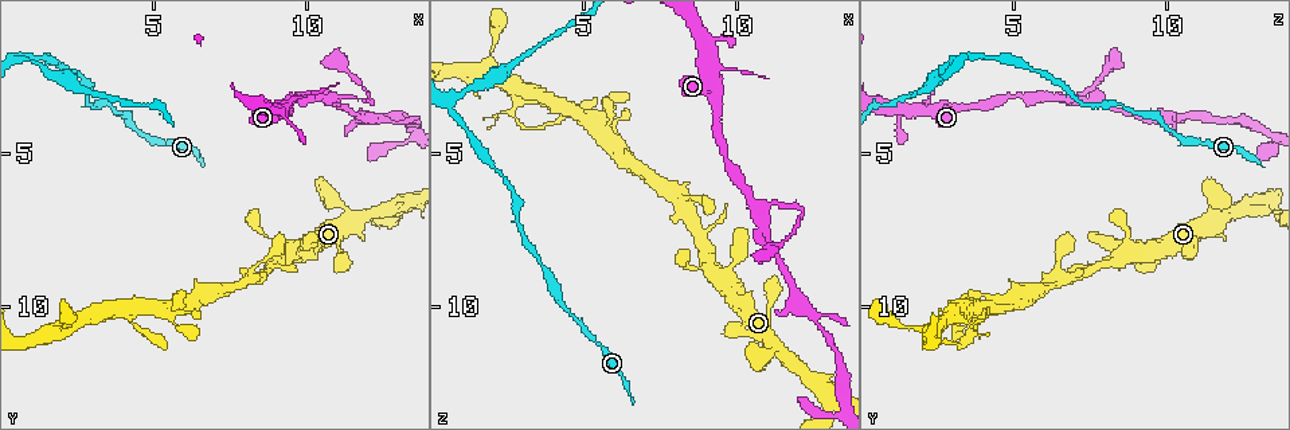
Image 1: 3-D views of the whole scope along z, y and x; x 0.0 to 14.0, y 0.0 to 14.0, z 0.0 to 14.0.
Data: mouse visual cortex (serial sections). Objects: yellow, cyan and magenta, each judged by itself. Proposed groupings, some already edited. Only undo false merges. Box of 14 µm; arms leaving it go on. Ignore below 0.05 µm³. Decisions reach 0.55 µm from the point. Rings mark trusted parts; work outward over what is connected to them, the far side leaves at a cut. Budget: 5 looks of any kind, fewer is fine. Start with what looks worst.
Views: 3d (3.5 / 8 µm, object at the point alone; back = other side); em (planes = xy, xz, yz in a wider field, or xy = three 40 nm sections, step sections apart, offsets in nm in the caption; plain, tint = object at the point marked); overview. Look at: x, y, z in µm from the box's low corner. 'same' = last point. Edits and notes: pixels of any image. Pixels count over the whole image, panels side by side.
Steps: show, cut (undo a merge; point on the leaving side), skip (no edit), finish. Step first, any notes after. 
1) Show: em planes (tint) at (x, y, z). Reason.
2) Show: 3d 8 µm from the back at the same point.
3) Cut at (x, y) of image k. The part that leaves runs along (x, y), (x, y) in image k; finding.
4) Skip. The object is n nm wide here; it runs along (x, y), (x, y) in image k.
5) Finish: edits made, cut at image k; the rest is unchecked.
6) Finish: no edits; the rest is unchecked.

Show: 3d 3.5 µm at (12.0, 3.3, 6.9). Sharp bend.

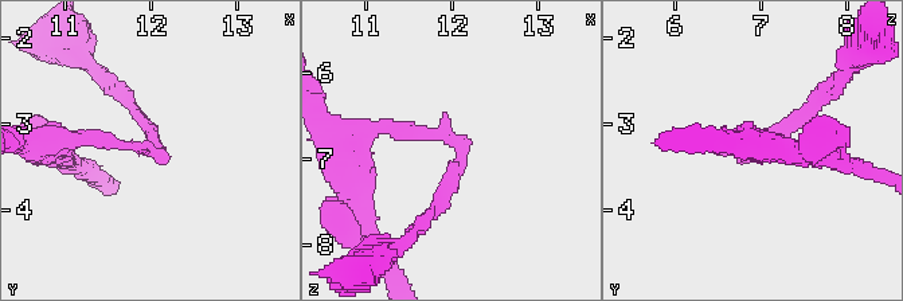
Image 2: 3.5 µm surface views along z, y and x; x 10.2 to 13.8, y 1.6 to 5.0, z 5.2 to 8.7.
Show: em xy step 1 (tint) at (12.15, 3.35, 6.85). Shape alone is not enough.

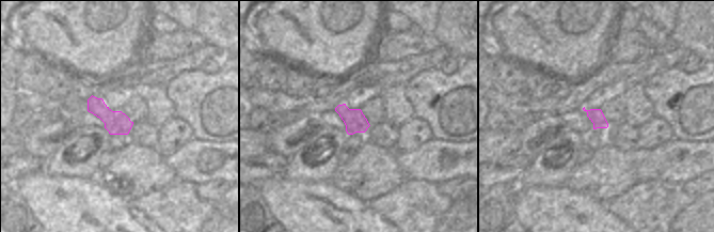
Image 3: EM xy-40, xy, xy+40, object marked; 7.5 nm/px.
Show: em planes (tint) at the same point.

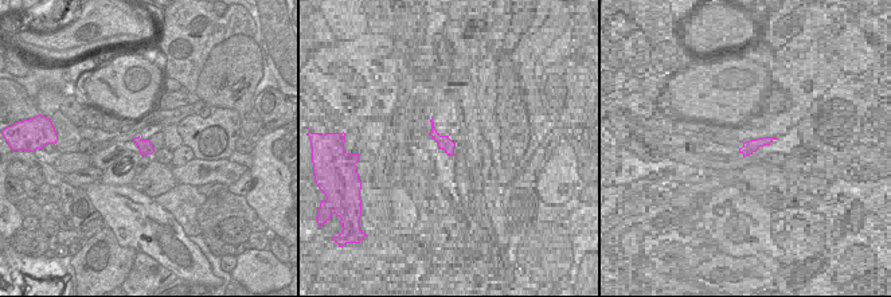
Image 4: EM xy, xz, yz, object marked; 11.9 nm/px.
Skip. It runs along (379, 129), (461, 147), (433, 212) in image 2; continuous, no second cell.

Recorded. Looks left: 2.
Show: em xy step 3 (tint) at (2.9, 10.5, 3.2). Thick turns thin.

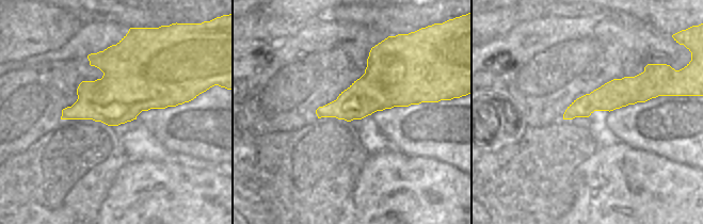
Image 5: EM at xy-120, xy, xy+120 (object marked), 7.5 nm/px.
Show: 3d 3.5 µm at the same point.

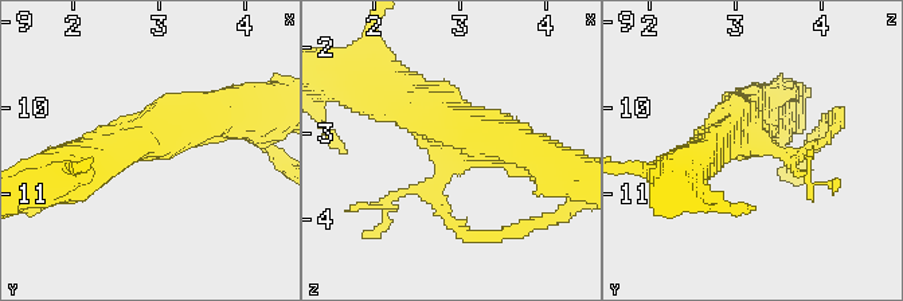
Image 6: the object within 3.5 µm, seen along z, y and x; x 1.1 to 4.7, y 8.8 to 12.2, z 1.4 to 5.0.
Skip. 3 arms meet here; it runs along (657, 92), (617, 93), (565, 116) in image 5; all the same cell.

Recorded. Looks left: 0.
Finish: no edits; the rest is unchecked.

